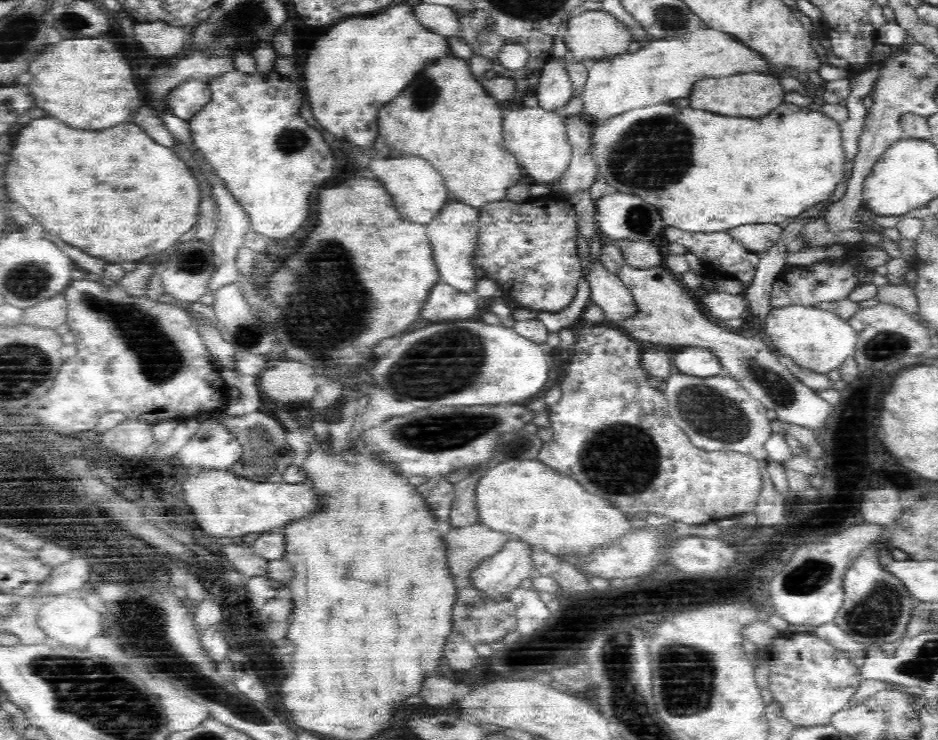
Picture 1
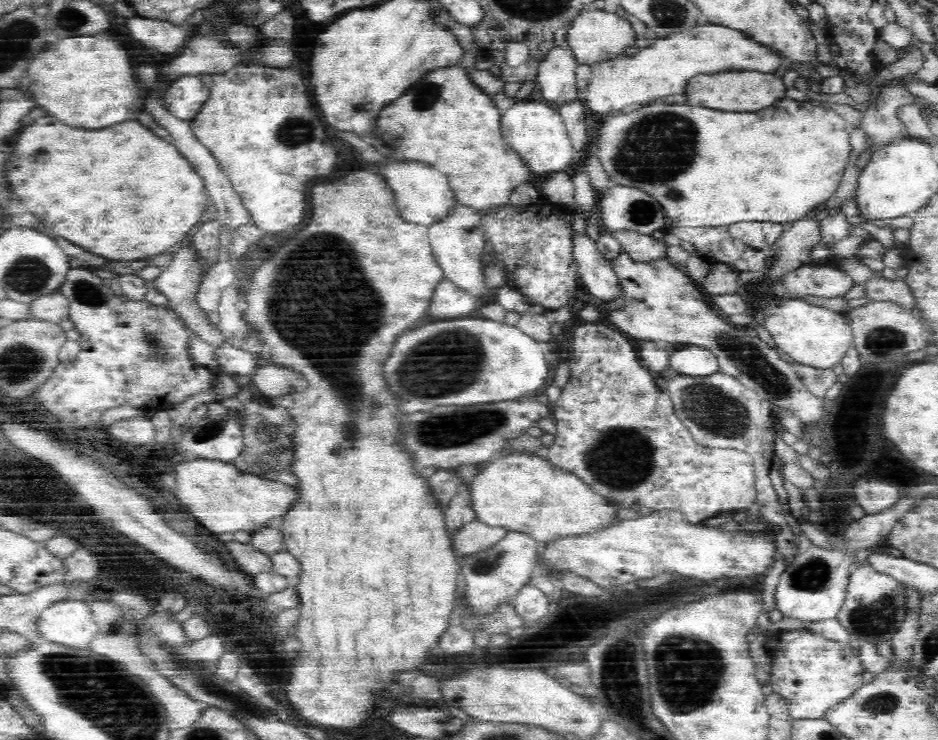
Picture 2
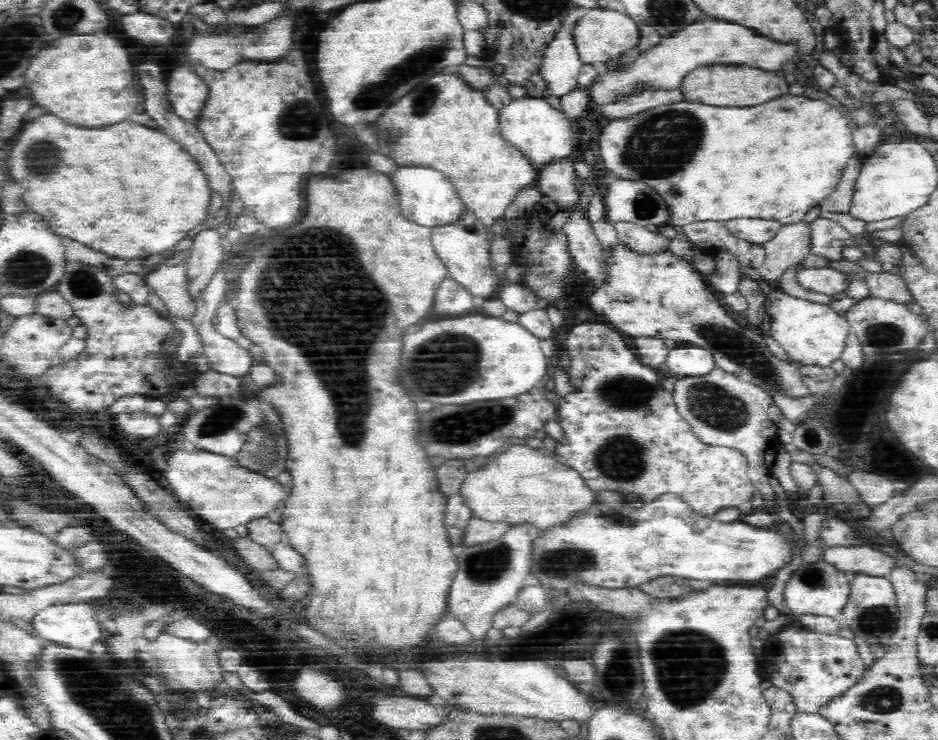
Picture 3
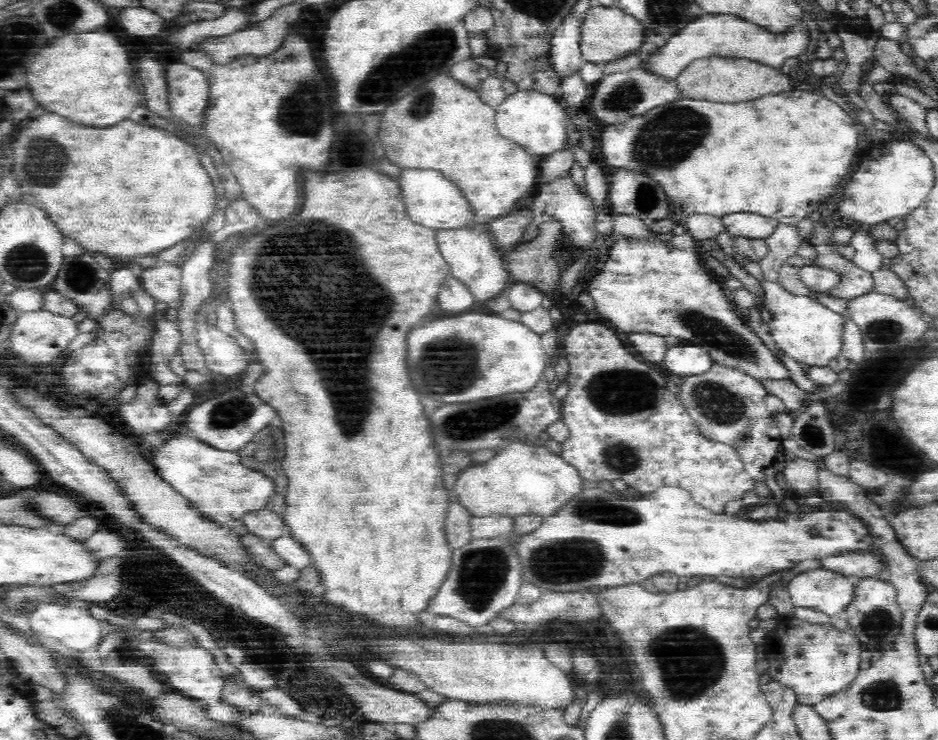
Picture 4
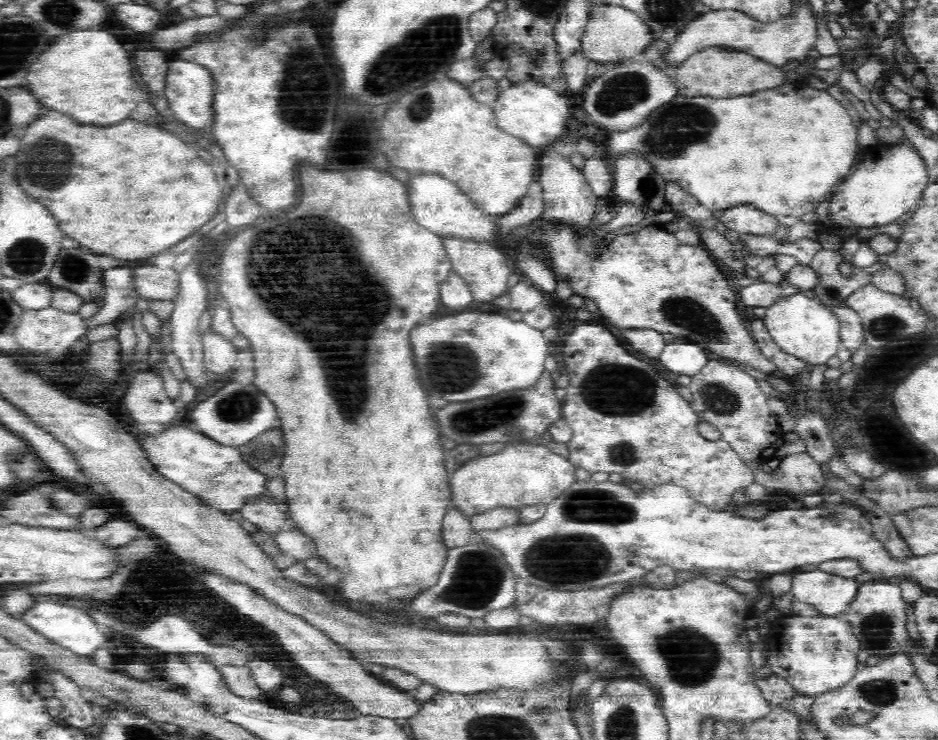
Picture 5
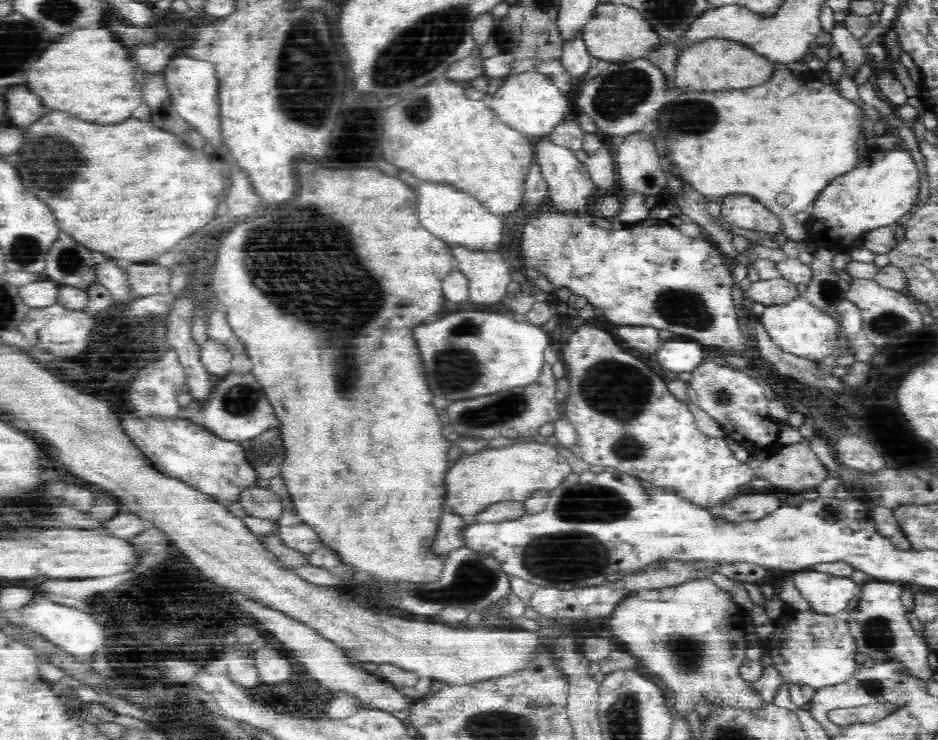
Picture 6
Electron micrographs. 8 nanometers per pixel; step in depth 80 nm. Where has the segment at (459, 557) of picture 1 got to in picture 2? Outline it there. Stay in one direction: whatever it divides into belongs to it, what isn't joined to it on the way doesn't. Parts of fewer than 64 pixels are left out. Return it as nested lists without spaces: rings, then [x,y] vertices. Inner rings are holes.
[[[474,519],[452,536],[452,545],[457,556],[462,556],[482,548],[489,548],[494,542],[502,540],[508,531],[505,526],[490,526]]]

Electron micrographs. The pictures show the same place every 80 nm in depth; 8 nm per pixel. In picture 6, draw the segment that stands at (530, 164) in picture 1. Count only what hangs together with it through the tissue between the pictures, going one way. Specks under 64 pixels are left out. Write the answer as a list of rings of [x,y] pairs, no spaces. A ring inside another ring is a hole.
[[[522,72],[509,76],[502,76],[504,84],[494,93],[488,104],[498,116],[512,128],[523,132],[531,139],[536,139],[540,134],[546,134],[558,124],[571,110],[565,94],[556,86],[556,83],[546,72]]]

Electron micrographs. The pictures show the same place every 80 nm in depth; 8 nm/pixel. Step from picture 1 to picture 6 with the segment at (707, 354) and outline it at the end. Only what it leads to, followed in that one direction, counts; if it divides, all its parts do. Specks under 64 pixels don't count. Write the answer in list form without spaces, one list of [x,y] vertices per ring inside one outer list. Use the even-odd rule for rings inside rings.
[[[664,338],[663,343],[654,352],[654,360],[674,372],[690,372],[701,364],[704,346],[688,340],[668,340]]]

